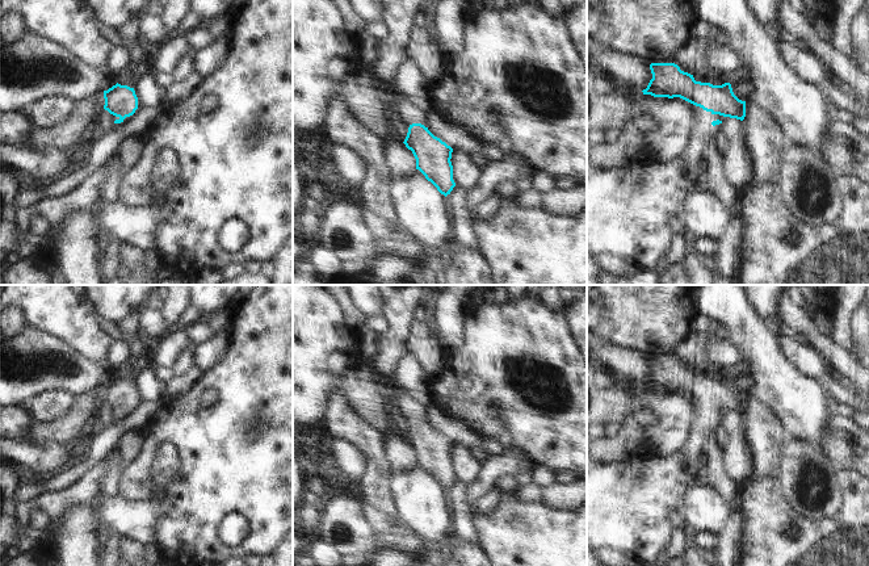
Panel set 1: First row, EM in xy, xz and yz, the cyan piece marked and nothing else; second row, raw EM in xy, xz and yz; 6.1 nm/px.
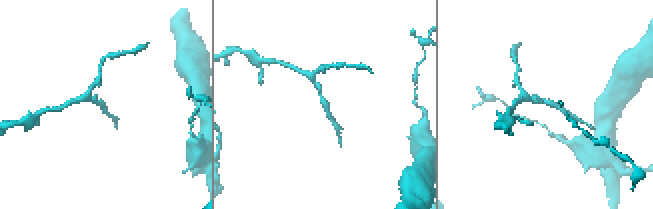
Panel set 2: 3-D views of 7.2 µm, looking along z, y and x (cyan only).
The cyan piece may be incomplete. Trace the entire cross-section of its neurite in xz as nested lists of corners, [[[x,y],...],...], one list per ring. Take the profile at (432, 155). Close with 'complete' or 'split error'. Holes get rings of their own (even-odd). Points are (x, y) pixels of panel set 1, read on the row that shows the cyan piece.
[[[396,97],[395,109],[406,126],[404,144],[412,151],[419,169],[445,197],[450,194],[453,180],[453,148],[428,130],[427,113],[404,97]]]; split error

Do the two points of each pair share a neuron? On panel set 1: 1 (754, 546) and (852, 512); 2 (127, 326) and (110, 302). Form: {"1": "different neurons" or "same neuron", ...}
{"1": "same neuron", "2": "different neurons"}

